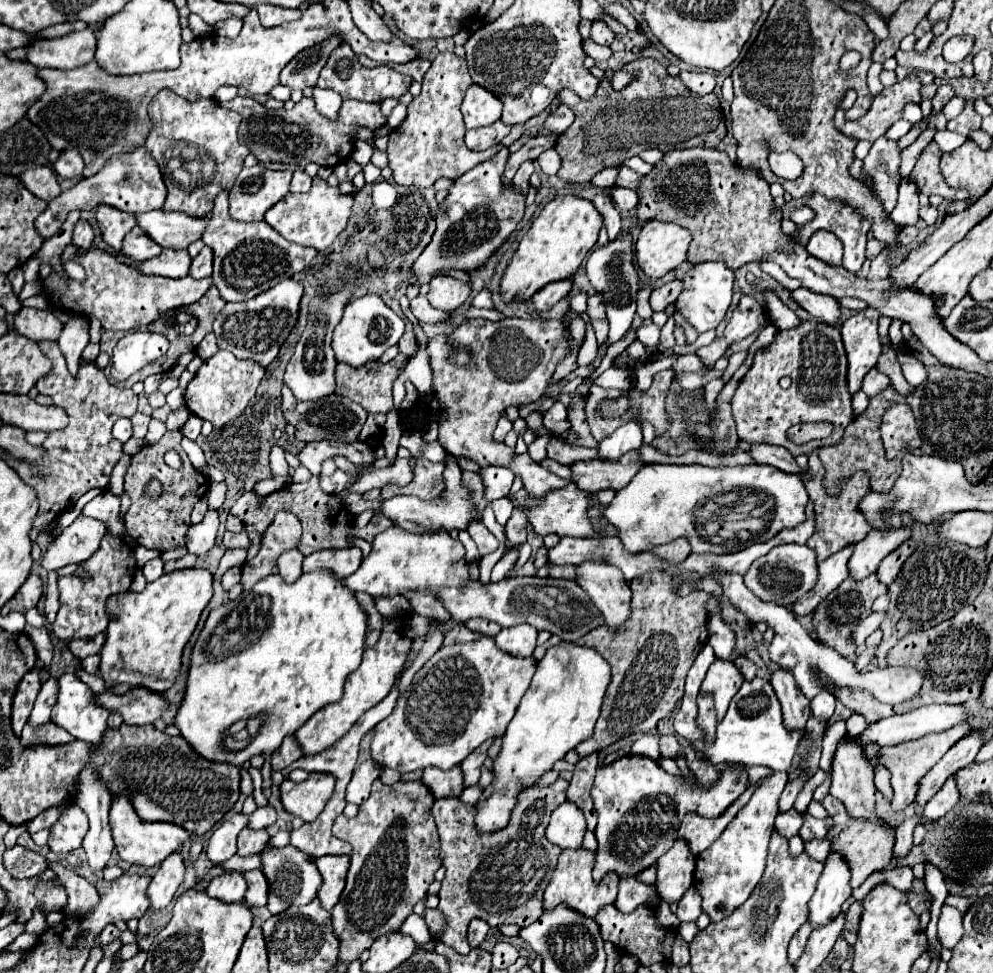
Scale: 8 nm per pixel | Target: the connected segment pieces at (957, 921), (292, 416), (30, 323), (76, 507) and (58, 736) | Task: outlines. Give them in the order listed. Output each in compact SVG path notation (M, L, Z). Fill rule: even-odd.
M942 906L942 914L938 920L938 940L944 948L954 948L964 934L962 928L962 912L952 906Z
M282 388L282 412L288 424L296 428L296 440L300 442L318 442L318 440L340 440L340 442L356 442L358 434L364 426L366 412L362 406L350 402L348 398L340 398L336 394L326 396L322 400L314 402L298 402L292 394L290 388Z
M22 308L14 318L14 330L34 342L58 340L62 332L62 322L48 310Z
M98 488L88 491L86 494L84 494L84 496L81 496L68 510L66 510L66 512L63 512L58 519L61 532L72 524L72 522L74 522L74 520L81 514L81 510L86 503L102 492L103 490Z
M48 722L40 726L38 730L30 730L30 726L26 724L22 730L20 744L22 746L62 746L62 744L70 744L72 740L74 738L66 730Z

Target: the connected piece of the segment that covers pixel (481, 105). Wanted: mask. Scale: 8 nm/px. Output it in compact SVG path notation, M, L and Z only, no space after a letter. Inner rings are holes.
M472 84L464 96L462 114L464 114L466 128L490 126L496 120L500 120L502 102L494 94L490 94L488 90L484 90L482 86Z

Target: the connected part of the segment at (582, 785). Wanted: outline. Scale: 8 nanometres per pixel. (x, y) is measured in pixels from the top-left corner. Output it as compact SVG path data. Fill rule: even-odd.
M590 754L586 758L582 758L576 764L574 776L570 780L570 786L566 790L566 800L574 802L586 818L586 828L594 830L596 826L596 810L592 806L592 798L590 798L590 788L592 788L592 780L594 780L594 772L598 768L598 754Z

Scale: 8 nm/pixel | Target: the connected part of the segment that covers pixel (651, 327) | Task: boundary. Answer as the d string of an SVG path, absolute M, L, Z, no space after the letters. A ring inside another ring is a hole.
M642 324L636 332L638 340L644 344L644 346L656 346L658 344L658 338L660 338L660 328L656 324Z

